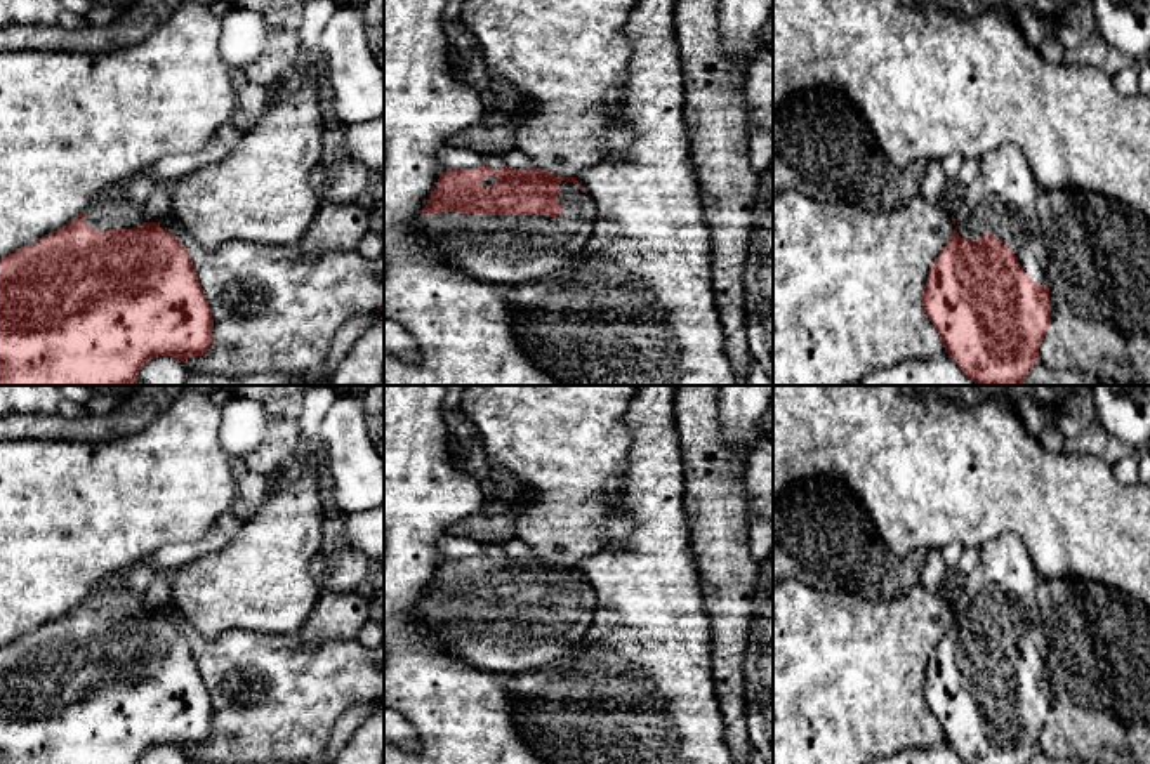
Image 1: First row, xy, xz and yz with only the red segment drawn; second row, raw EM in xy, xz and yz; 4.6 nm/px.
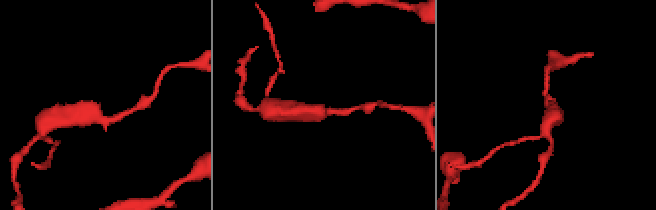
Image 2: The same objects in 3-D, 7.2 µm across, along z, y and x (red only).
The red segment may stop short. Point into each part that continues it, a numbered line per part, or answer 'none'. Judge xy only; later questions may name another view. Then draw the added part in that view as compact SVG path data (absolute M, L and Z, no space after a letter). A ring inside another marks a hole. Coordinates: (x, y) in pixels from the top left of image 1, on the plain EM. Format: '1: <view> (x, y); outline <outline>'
1: xy (118, 601); outline M122 582L116 587L108 587L97 597L87 597L85 603L87 615L92 615L97 620L108 620L108 618L132 618L142 611L158 611L165 606L170 606L172 599L155 608L144 608L142 606L144 592L141 594L130 592L125 582Z

